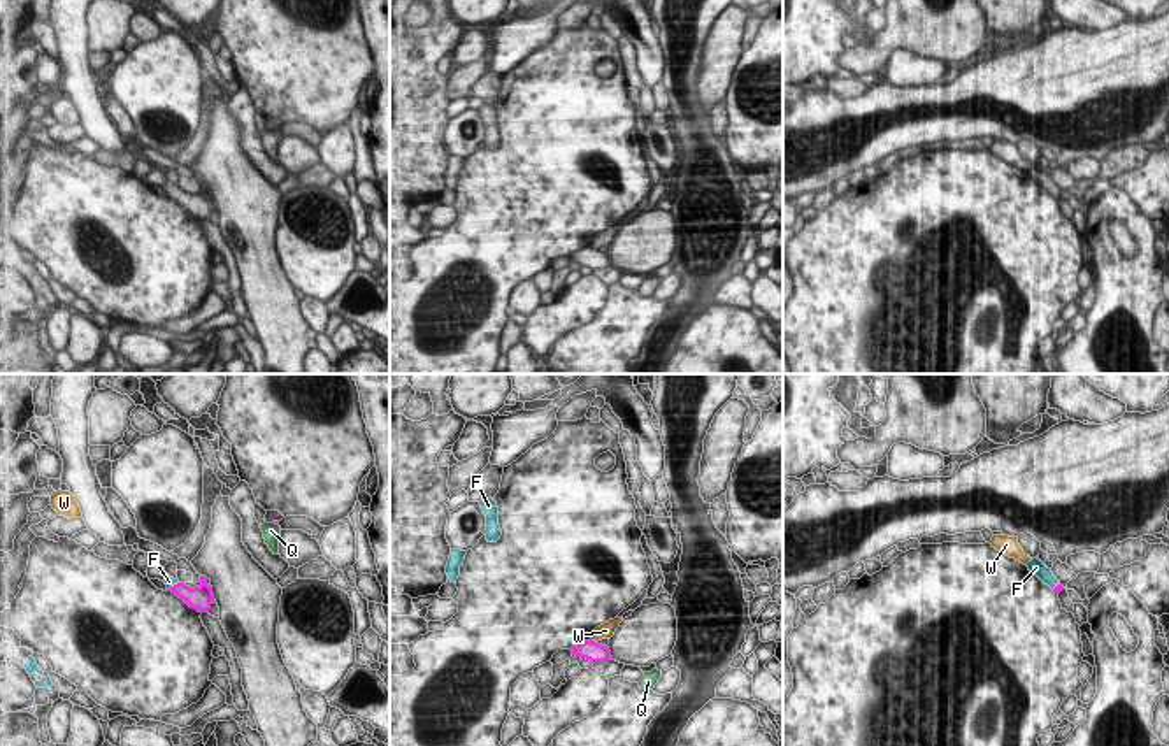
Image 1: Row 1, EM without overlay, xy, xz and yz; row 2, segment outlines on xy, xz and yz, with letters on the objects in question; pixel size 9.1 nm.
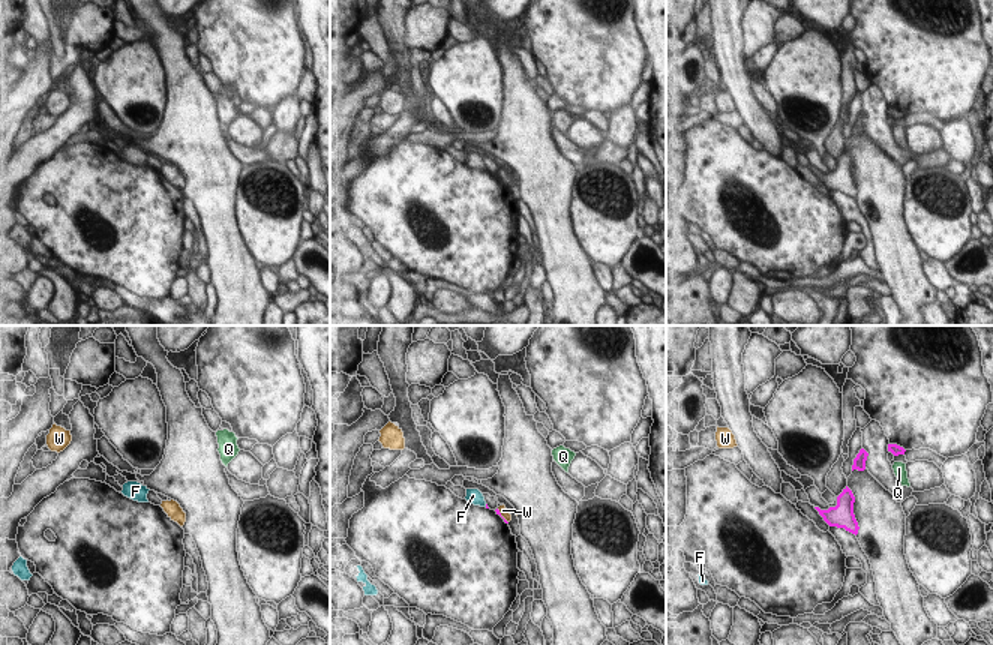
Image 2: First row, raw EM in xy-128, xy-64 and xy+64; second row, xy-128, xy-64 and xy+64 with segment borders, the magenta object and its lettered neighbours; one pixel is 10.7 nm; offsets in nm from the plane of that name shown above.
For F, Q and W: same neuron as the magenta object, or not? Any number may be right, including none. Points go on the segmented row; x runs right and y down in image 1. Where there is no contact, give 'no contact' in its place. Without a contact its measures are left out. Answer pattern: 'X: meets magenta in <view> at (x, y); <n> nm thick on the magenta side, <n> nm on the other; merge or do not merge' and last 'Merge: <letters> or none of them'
F: meets magenta in xy at (174, 585); 200 nm thick on the magenta side, 90 nm on the other; merge
Q: meets magenta in xy at (276, 523); 30 nm thick on the magenta side, 160 nm on the other; do not merge
W: meets magenta in xz at (594, 641); 190 nm thick on the magenta side, 140 nm on the other; do not merge
Merge: F

